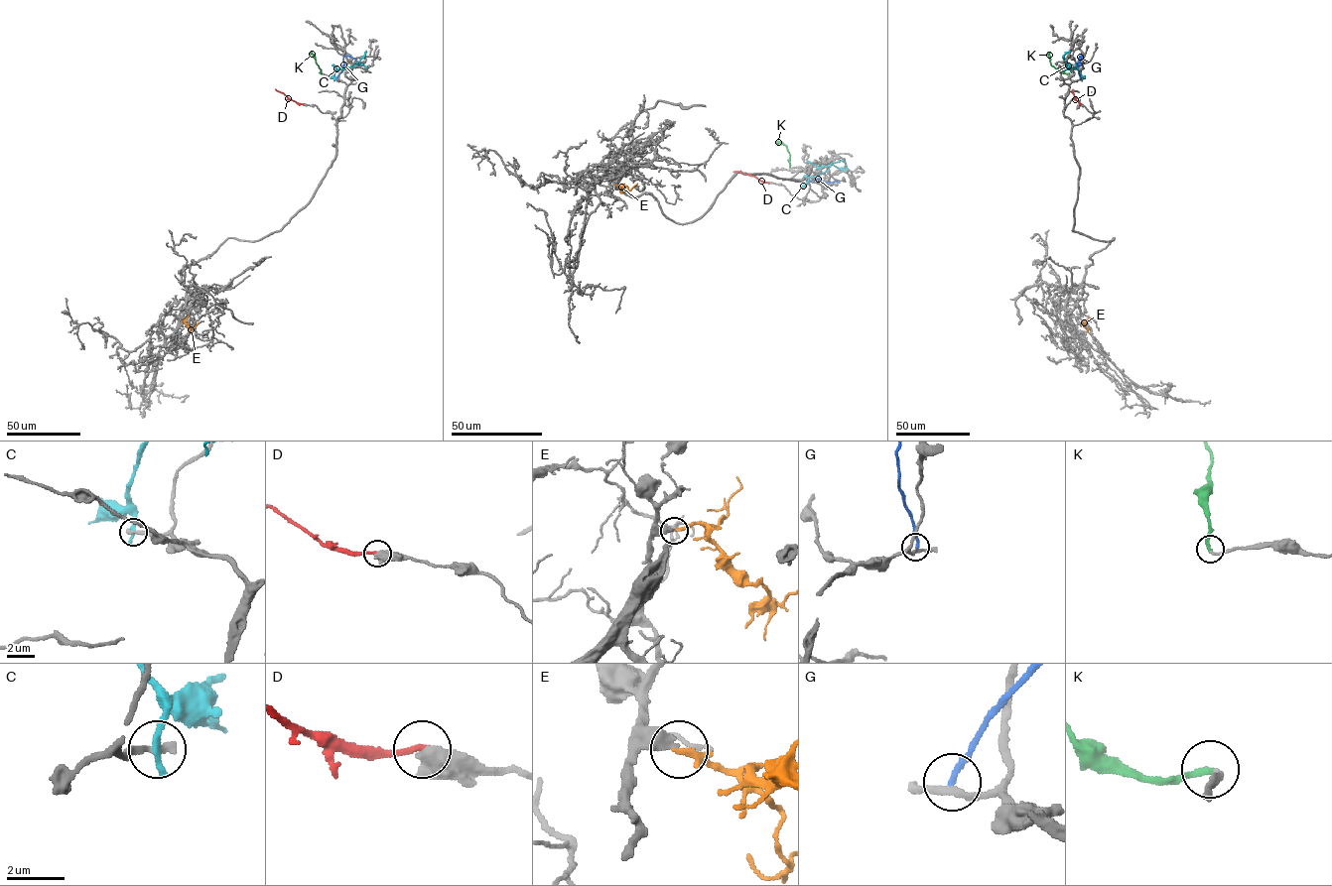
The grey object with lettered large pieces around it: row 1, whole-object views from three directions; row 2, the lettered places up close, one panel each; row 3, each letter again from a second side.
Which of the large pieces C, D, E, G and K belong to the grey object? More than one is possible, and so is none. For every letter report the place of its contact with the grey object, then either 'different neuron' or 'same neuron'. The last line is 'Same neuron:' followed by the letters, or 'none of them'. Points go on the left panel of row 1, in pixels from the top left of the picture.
C: (334, 79) | different neuron
D: (304, 103) | different neuron
E: (181, 320) | same neuron
G: (335, 79) | different neuron
K: (321, 73) | same neuron
Same neuron: E, K

